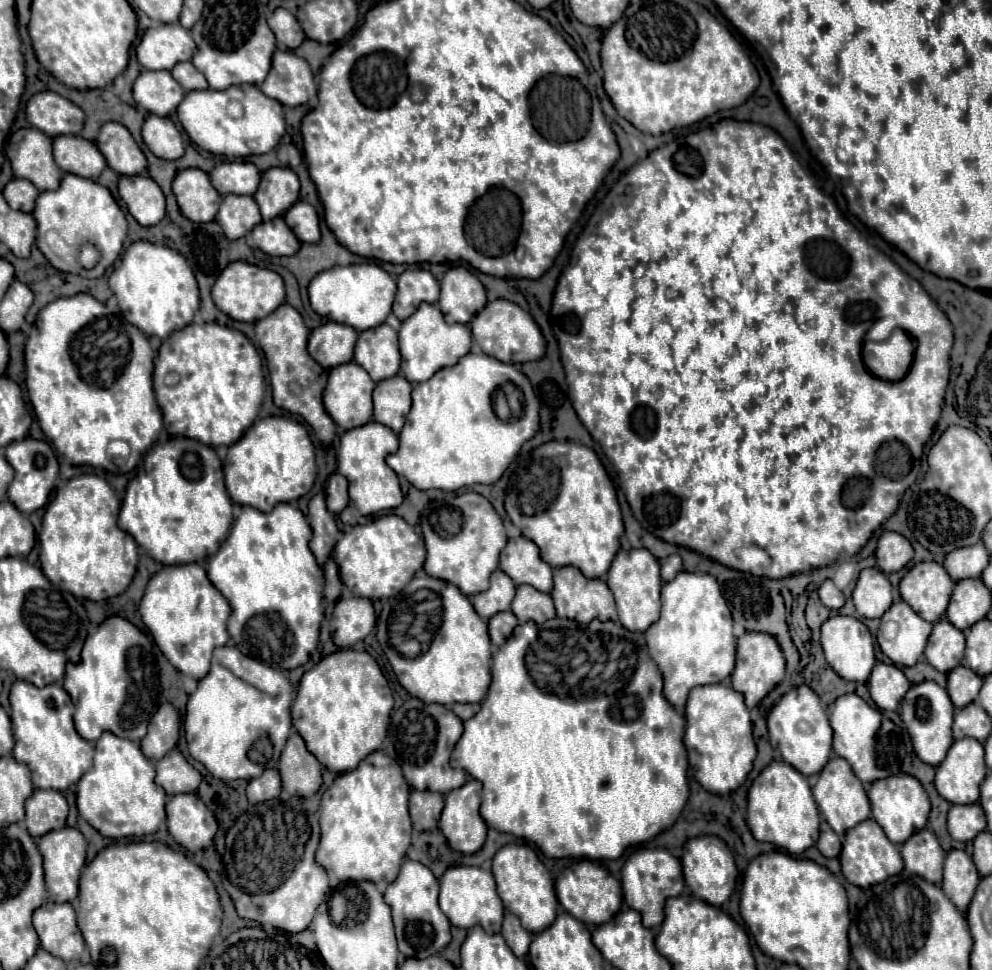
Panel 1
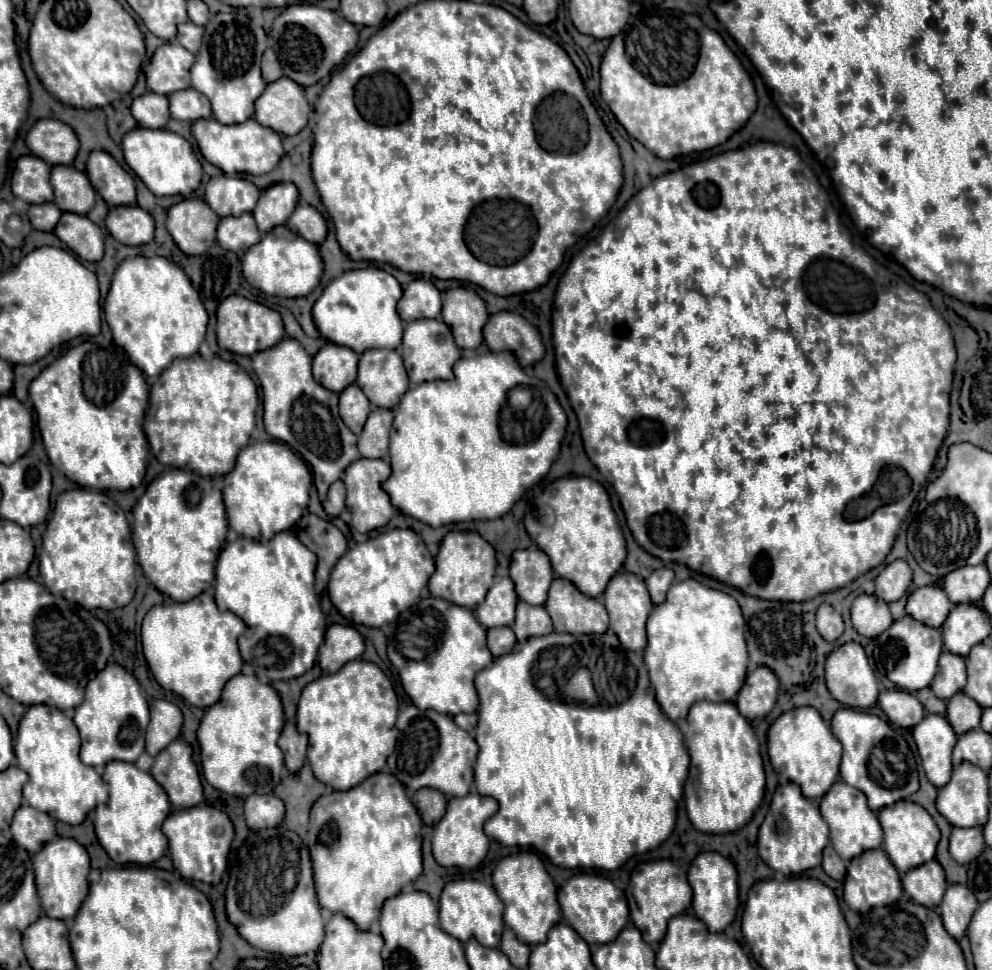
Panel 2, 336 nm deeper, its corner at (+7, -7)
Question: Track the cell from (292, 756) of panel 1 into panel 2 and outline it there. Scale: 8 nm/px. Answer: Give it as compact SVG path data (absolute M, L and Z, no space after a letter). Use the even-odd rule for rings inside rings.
M287 722L283 728L283 734L279 738L279 746L285 754L285 766L289 772L297 772L305 762L307 752L307 736L299 734L293 722Z

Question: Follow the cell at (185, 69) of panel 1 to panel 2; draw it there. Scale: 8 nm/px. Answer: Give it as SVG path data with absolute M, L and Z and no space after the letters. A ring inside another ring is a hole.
M187 88L183 92L173 92L169 96L169 108L171 108L171 116L181 122L195 122L201 118L213 118L213 110L211 110L209 100L193 88Z

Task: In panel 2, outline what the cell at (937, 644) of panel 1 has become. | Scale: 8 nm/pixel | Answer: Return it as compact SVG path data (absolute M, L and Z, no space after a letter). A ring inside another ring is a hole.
M943 652L939 658L939 670L931 684L931 690L937 698L949 700L955 696L955 692L961 692L965 688L967 674L965 674L965 658L955 656L951 652Z

